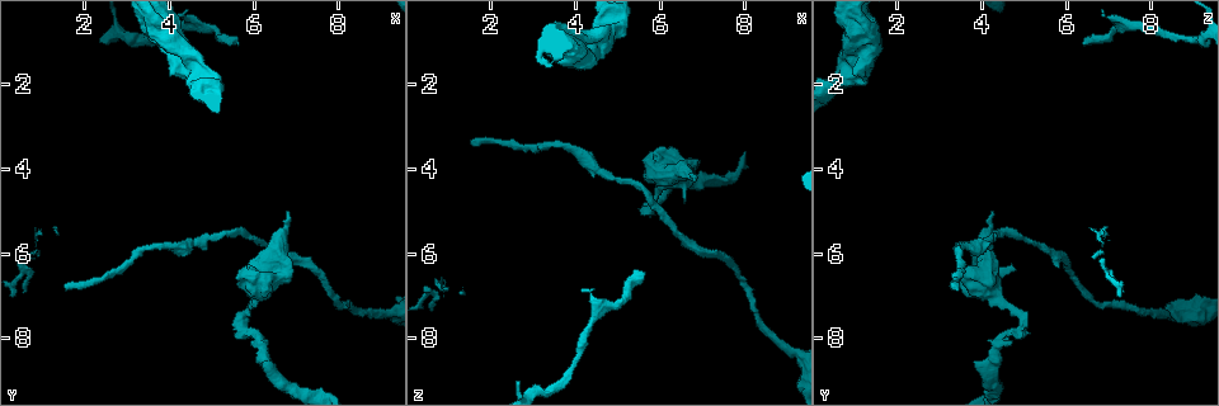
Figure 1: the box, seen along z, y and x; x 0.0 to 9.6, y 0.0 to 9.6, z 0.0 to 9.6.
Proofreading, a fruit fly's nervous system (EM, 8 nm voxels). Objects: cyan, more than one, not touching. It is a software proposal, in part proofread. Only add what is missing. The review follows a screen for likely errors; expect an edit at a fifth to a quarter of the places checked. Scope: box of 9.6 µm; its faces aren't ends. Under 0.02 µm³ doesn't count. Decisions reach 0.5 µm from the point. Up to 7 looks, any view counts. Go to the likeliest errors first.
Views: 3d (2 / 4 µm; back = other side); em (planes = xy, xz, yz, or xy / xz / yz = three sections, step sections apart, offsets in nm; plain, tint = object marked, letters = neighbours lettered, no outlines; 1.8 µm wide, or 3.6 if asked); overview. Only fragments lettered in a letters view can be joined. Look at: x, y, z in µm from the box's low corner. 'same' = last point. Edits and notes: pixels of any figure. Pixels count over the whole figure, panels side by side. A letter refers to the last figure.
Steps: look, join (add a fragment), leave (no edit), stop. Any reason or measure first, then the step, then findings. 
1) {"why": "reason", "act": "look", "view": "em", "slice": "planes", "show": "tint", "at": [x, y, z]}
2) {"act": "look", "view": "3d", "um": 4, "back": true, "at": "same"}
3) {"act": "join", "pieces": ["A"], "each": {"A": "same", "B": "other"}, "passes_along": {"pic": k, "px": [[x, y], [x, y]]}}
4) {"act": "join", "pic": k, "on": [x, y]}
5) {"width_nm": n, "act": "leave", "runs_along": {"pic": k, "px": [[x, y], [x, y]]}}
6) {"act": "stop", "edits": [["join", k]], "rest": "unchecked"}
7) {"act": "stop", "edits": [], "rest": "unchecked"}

{"act": "look", "view": "3d", "um": 2, "at": [5.60, 1.10, 6.40]}

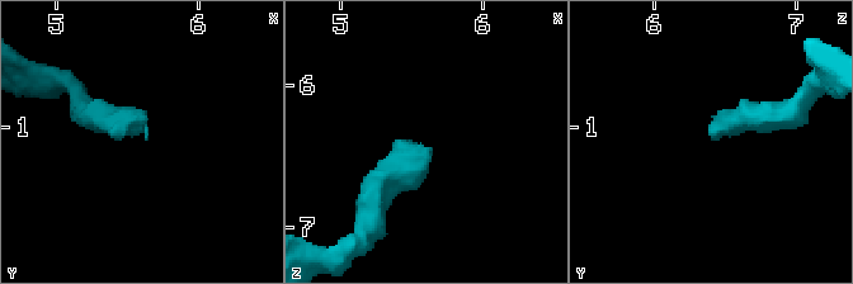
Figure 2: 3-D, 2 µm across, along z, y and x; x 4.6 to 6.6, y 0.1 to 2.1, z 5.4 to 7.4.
{"act": "look", "view": "em", "slice": "xz", "step": 8, "show": "letters", "at": [5.66, 1.06, 6.46]}

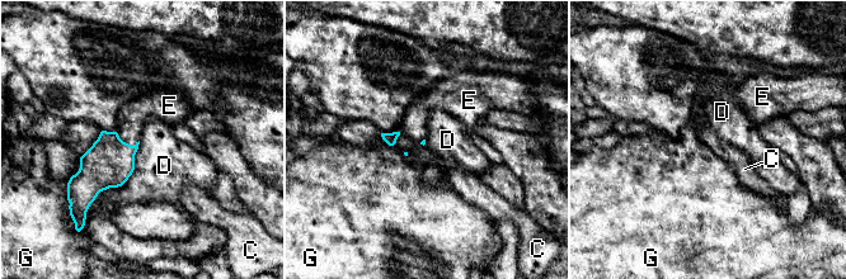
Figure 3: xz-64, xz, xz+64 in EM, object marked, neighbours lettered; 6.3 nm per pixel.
{"act": "join", "pieces": ["E"], "each": {"C": "other", "D": "other", "E": "same", "G": "other"}, "passes_along": {"pic": 3, "px": [[109, 162], [127, 143], [132, 117]]}, "found": "it goes on there"}

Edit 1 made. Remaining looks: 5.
{"why": "abrupt turn", "act": "look", "view": "em", "slice": "planes", "show": "plain", "at": [5.65, 7.65, 5.05]}

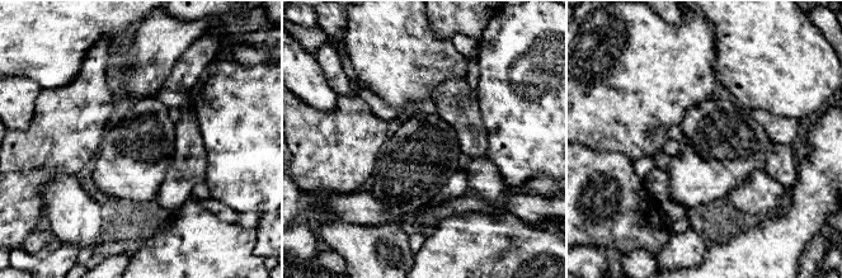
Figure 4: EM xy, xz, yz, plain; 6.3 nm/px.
{"why": "what lies round it", "act": "look", "view": "em", "slice": "planes", "show": "letters", "at": "same"}

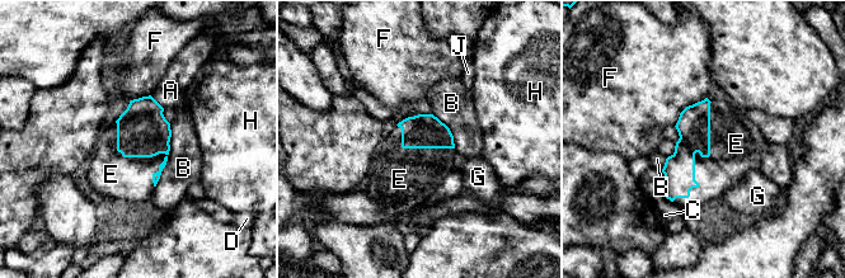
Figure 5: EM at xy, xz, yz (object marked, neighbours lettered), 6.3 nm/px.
{"act": "join", "pieces": ["E"], "each": {"A": "other", "B": "other", "C": "other", "D": "other", "E": "same", "F": "other", "G": "other", "H": "other", "J": "other"}, "found": "the neuron continues"}

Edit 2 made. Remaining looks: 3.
{"act": "look", "view": "overview"}

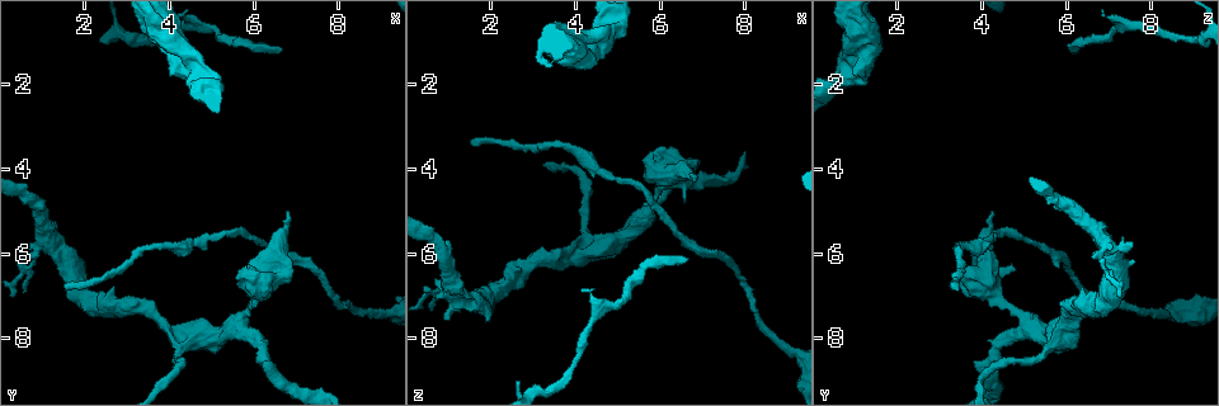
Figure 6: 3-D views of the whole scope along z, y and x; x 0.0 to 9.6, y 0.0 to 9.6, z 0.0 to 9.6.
{"why": "thin arm on a thick one", "act": "look", "view": "em", "slice": "planes", "show": "letters", "at": [1.20, 5.80, 6.85]}

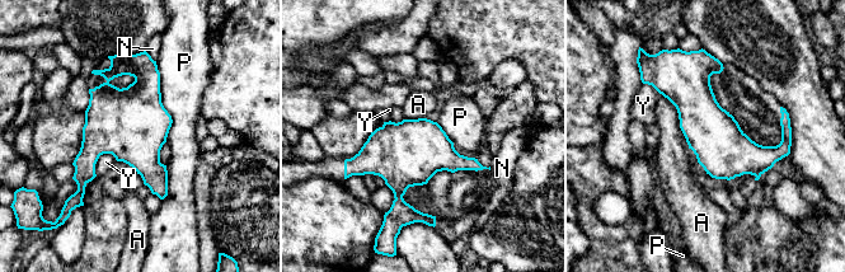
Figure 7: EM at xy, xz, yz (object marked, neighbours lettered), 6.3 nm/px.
{"act": "leave", "each": {"A": "other", "N": "other", "P": "other", "Y": "other"}, "border": {"pic": 7, "px": [[660, 93], [675, 107], [686, 141]]}, "found": "none of them fits"}

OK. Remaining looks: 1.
{"act": "stop", "edits": [["join", 3], ["join", 5]], "rest": "unchecked"}

